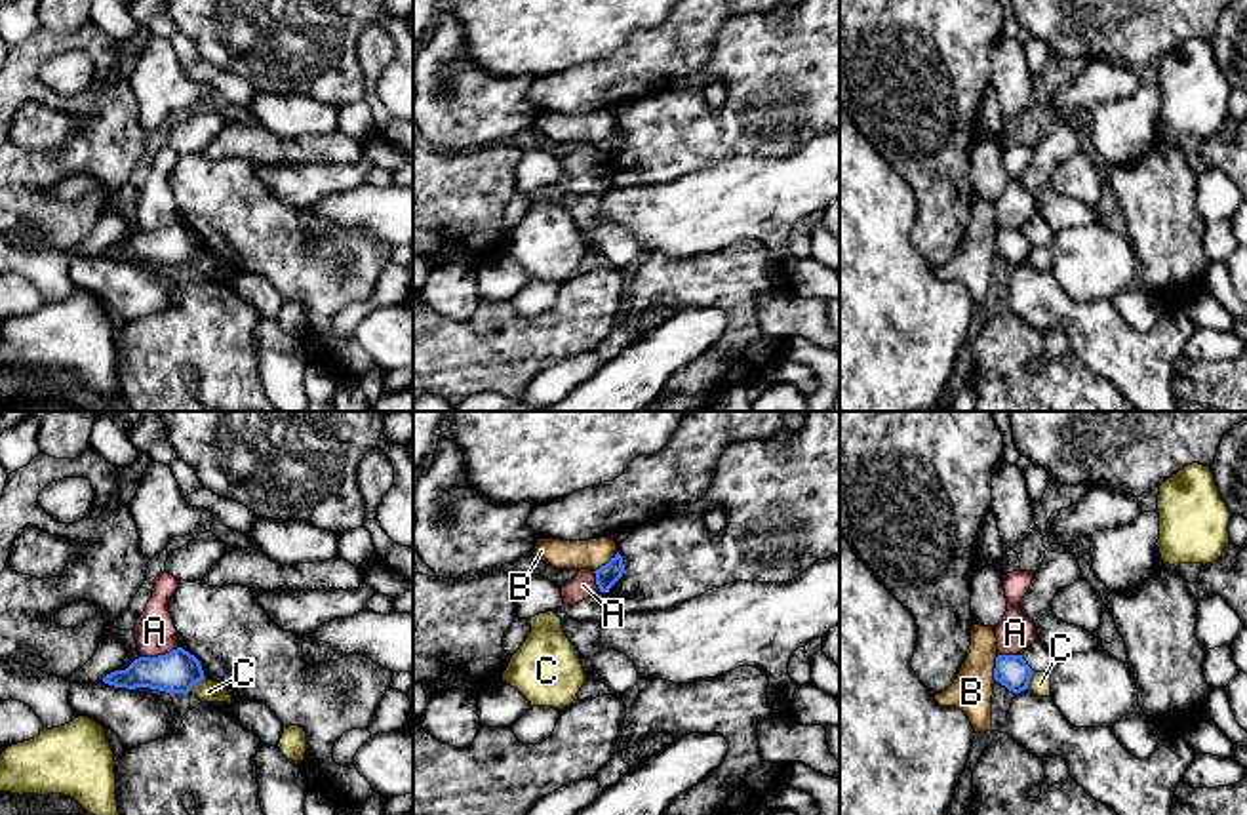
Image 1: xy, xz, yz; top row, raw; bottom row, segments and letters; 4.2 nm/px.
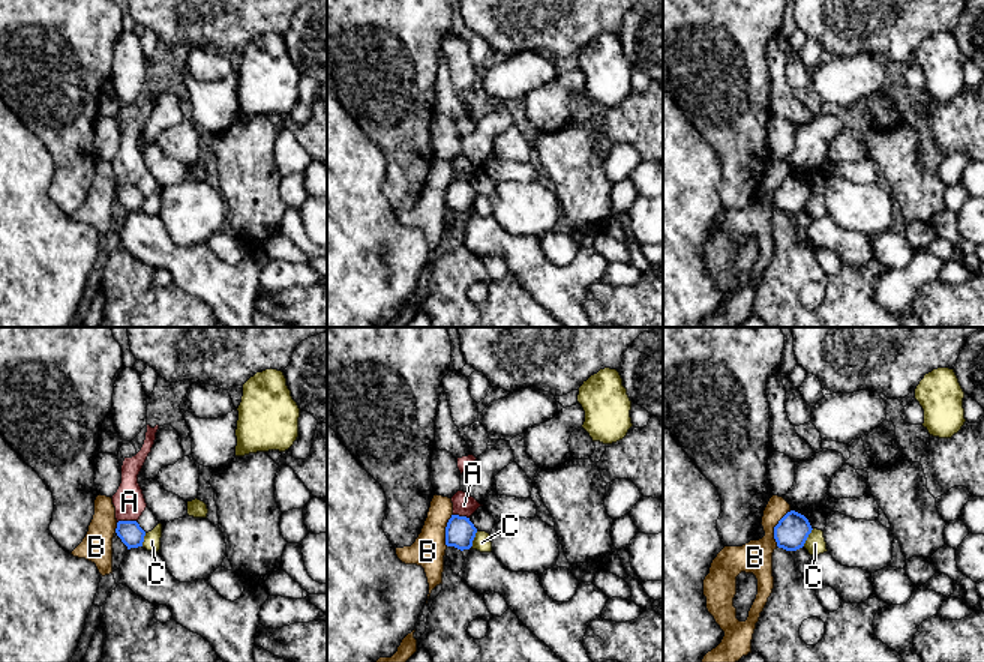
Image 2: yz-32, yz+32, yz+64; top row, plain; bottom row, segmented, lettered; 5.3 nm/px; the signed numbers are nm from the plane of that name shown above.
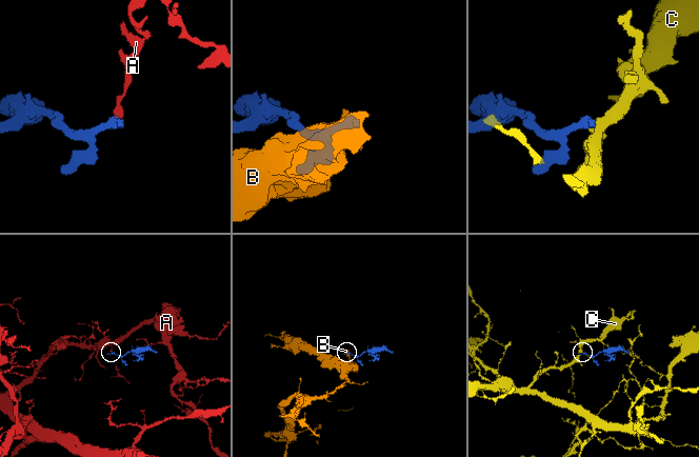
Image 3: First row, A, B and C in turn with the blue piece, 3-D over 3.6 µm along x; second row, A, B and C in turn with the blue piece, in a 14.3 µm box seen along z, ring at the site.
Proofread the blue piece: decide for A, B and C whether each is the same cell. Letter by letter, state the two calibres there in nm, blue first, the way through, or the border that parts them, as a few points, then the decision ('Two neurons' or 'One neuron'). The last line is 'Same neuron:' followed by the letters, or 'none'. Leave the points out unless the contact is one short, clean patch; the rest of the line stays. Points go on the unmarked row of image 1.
A: Thickness 180 nm (blue) against 170 nm. Boundary: xy (178, 219), (164, 227), (141, 231). Two neurons
B: Thickness 140 nm (blue) against 180 nm. Boundary: yz (998, 229), (994, 254). Two neurons
C: Thickness 180 nm (blue) against 100 nm. Boundary: xy (204, 250), (189, 263). Two neurons
Same neuron: none

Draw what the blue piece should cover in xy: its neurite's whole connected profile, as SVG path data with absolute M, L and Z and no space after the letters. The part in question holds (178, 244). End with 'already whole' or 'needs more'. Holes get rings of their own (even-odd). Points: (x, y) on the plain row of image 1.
M177 221L166 229L139 230L126 244L107 248L103 255L114 261L150 261L173 268L188 267L204 251L200 234Z | already whole

